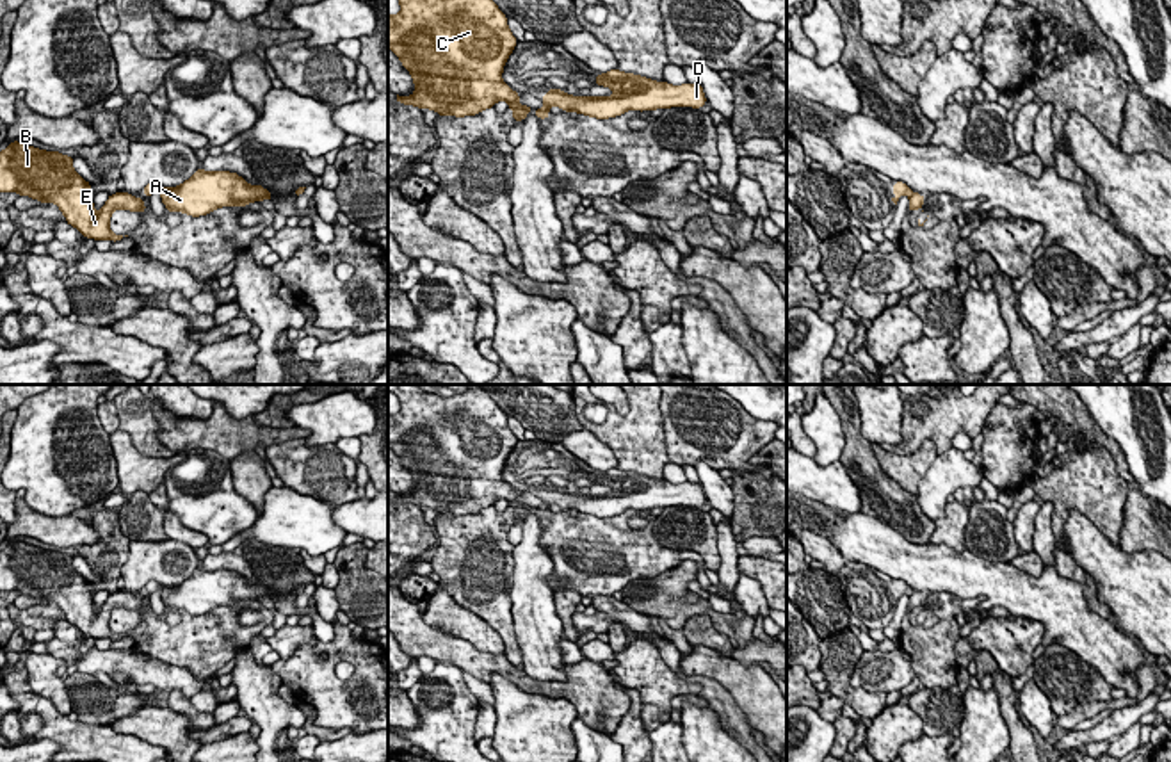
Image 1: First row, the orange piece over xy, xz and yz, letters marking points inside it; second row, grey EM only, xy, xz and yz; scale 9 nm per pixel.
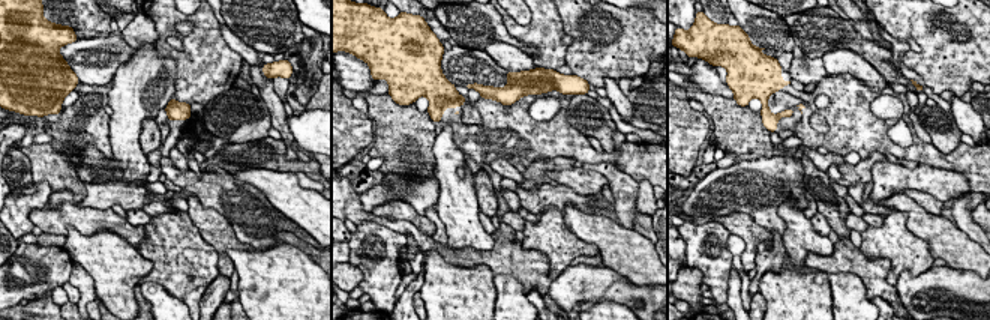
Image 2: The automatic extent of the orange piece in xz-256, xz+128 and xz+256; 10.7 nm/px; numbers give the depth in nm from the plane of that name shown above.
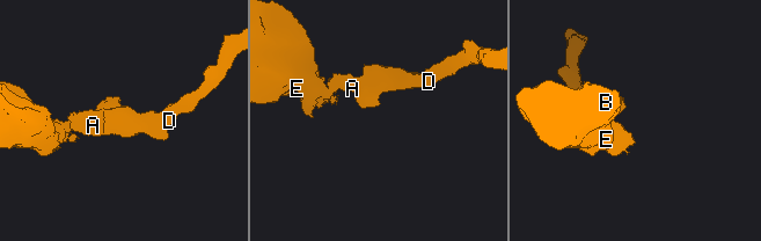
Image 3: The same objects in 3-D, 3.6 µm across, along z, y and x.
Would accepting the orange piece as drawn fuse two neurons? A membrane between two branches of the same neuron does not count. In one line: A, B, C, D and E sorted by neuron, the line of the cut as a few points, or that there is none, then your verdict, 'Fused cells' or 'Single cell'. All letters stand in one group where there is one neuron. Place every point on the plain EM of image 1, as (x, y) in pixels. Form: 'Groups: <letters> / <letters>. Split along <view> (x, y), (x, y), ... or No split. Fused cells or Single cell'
Groups: A D / B C E. Split along xz (543, 506), (547, 510). Fused cells

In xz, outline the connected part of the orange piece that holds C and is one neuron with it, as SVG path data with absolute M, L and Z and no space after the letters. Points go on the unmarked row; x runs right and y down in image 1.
M388 385L400 411L388 413L388 445L411 472L415 491L397 500L436 509L438 515L477 515L504 499L514 522L529 511L539 518L545 507L520 504L504 479L505 459L518 438L507 426L507 415L477 385L452 397L440 397L418 385Z

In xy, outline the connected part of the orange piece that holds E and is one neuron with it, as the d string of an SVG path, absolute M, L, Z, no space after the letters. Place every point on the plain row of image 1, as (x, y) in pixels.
M12 539L0 550L0 591L18 591L41 602L55 602L66 621L85 637L117 641L123 634L110 630L114 609L144 612L142 596L130 591L110 593L101 609L94 611L91 582L73 568L73 555L44 550Z

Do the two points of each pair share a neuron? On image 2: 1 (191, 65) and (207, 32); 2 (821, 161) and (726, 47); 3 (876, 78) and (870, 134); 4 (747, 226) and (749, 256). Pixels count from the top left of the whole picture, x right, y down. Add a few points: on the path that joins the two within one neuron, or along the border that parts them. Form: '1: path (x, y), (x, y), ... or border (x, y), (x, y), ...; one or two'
1: path (198, 57), (204, 51), (206, 39); one
2: border (803, 143), (815, 150); two
3: border (845, 71), (872, 90), (881, 90), (888, 86); two
4: path (750, 233), (750, 248); one

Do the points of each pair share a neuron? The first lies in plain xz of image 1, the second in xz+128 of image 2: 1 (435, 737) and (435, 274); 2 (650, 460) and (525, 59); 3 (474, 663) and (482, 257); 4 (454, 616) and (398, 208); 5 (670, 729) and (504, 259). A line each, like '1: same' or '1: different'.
1: different
2: different
3: same
4: same
5: different

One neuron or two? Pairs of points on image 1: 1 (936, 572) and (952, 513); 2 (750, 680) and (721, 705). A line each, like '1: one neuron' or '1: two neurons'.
1: two neurons
2: two neurons

